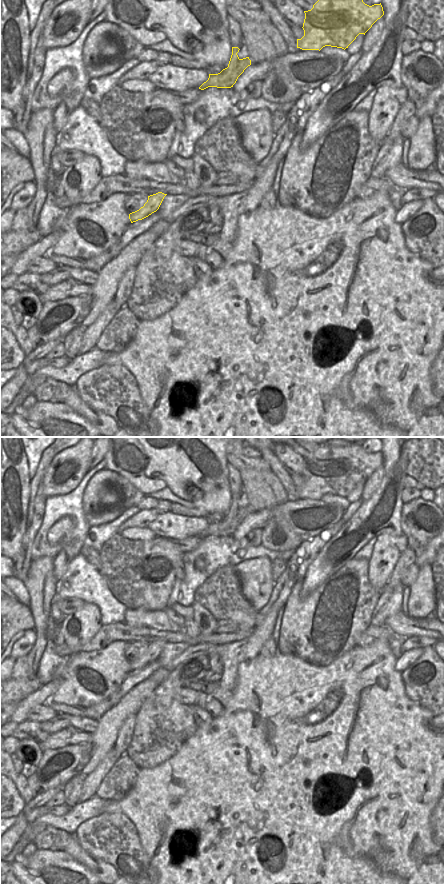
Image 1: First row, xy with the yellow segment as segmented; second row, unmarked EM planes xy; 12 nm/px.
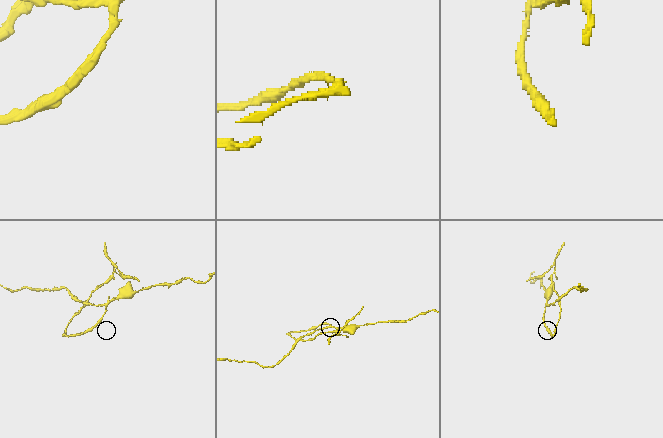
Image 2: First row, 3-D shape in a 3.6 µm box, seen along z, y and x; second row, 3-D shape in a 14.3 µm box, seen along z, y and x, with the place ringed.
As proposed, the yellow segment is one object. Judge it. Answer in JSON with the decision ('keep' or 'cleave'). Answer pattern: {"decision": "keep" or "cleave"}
{"decision": "cleave"}

